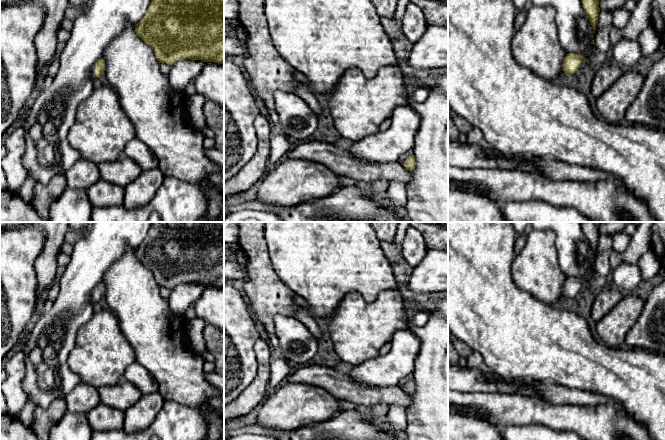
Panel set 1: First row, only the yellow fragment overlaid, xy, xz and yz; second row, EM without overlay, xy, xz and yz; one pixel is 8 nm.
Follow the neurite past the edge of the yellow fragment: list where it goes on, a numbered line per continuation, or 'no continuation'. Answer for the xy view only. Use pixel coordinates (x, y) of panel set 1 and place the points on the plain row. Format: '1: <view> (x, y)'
1: xy (93, 294)

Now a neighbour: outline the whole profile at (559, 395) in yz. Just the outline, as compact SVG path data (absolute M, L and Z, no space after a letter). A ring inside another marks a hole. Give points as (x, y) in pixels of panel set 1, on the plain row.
M536 382L538 398L555 405L578 405L581 407L613 403L610 398L598 393L567 388L553 382Z

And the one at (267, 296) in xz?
M237 222L239 236L237 243L240 250L248 256L248 279L244 281L243 294L255 320L262 324L268 333L275 335L274 317L276 315L294 316L300 306L294 301L296 294L292 292L277 275L265 239L265 222Z

